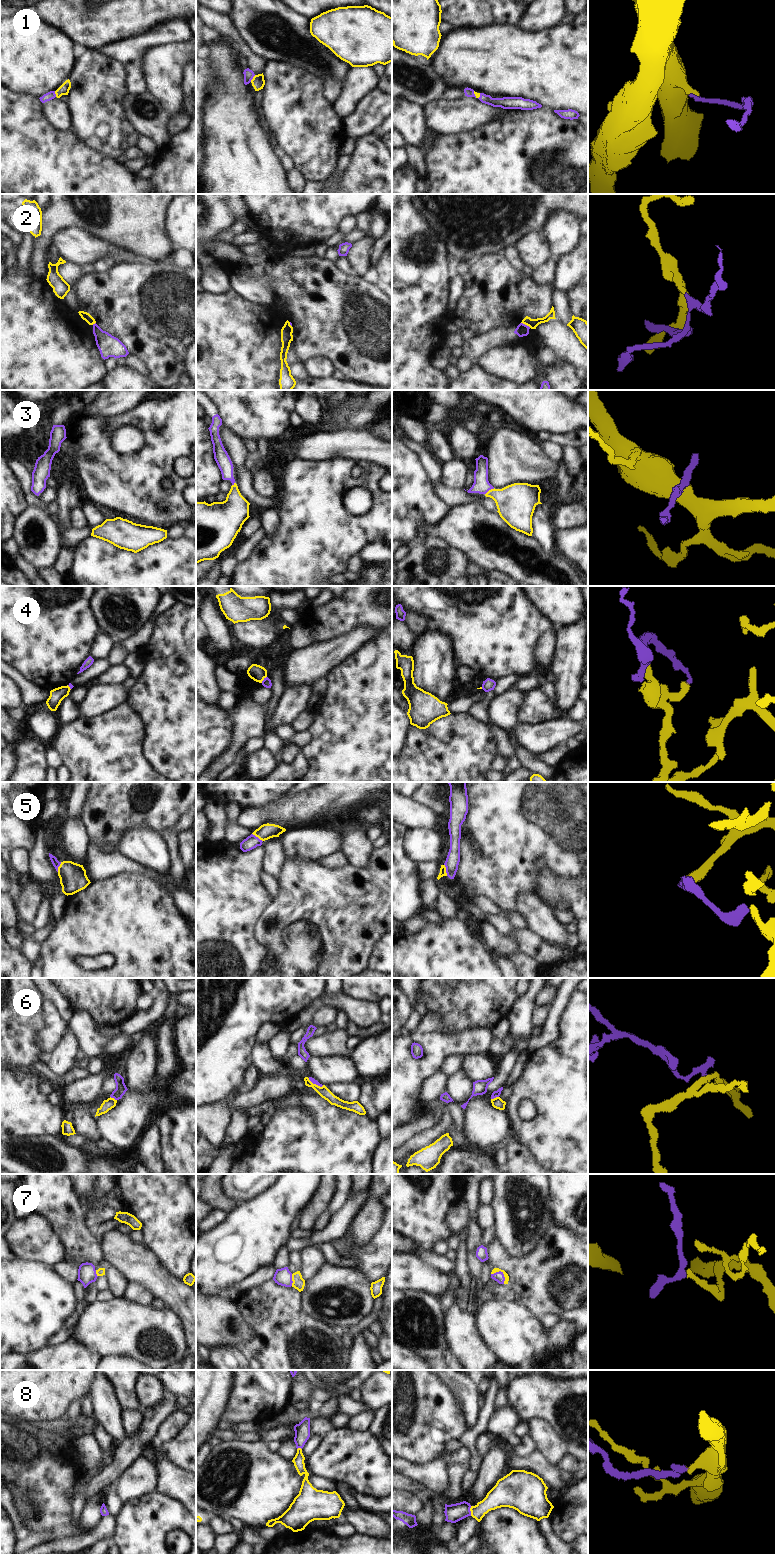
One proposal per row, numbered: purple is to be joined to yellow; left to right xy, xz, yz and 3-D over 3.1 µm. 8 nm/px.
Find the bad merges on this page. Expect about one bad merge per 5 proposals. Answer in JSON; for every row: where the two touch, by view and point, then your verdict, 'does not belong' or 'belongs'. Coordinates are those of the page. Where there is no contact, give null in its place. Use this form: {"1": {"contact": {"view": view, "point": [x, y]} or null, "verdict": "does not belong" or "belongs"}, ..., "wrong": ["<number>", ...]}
{"1": {"contact": {"view": "xz", "point": [253, 78]}, "verdict": "belongs"}, "2": {"contact": {"view": "yz", "point": [526, 324]}, "verdict": "does not belong"}, "3": {"contact": {"view": "yz", "point": [489, 490]}, "verdict": "belongs"}, "4": {"contact": {"view": "xz", "point": [263, 679]}, "verdict": "does not belong"}, "5": {"contact": {"view": "yz", "point": [445, 870]}, "verdict": "belongs"}, "6": {"contact": {"view": "yz", "point": [494, 1098]}, "verdict": "does not belong"}, "7": {"contact": {"view": "yz", "point": [503, 1273]}, "verdict": "belongs"}, "8": {"contact": {"view": "yz", "point": [470, 1510]}, "verdict": "belongs"}, "wrong": ["2", "4", "6"]}

